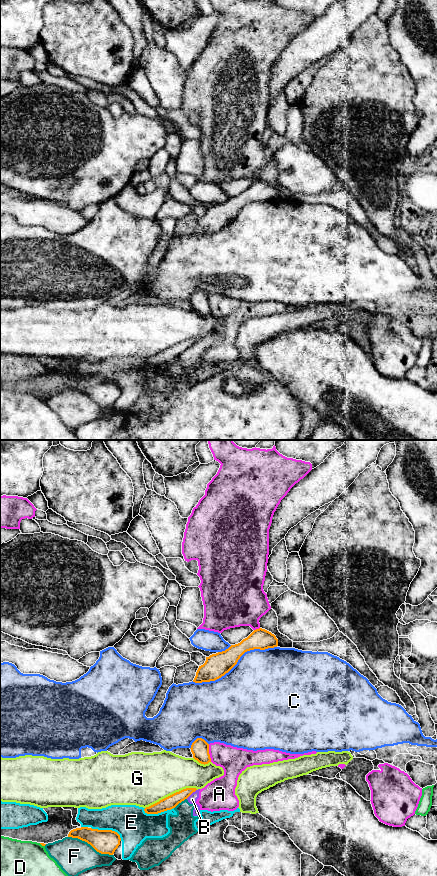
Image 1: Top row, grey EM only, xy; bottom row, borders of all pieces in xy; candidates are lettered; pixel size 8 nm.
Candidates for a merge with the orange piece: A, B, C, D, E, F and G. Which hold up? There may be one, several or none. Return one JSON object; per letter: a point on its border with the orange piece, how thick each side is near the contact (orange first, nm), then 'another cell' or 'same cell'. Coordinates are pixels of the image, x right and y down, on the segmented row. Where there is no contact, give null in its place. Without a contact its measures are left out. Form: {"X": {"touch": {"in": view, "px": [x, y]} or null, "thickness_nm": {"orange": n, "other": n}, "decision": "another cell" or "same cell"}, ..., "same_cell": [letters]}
{"A": {"touch": {"in": "xy", "px": [208, 753]}, "thickness_nm": {"orange": 140, "other": 220}, "decision": "another cell"}, "B": {"touch": {"in": "xy", "px": [191, 793]}, "thickness_nm": {"orange": 110, "other": 70}, "decision": "another cell"}, "C": {"touch": {"in": "xy", "px": [235, 664]}, "thickness_nm": {"orange": 190, "other": 500}, "decision": "another cell"}, "D": {"touch": {"in": "xy", "px": [42, 845]}, "thickness_nm": {"orange": 20, "other": 300}, "decision": "another cell"}, "E": {"touch": {"in": "xy", "px": [108, 830]}, "thickness_nm": {"orange": 190, "other": 280}, "decision": "another cell"}, "F": {"touch": {"in": "xy", "px": [90, 844]}, "thickness_nm": {"orange": 190, "other": 280}, "decision": "another cell"}, "G": {"touch": {"in": "xy", "px": [172, 794]}, "thickness_nm": {"orange": 110, "other": 420}, "decision": "another cell"}, "same_cell": []}

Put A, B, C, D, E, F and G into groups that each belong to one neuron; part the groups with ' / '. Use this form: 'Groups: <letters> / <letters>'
Groups: A B F / C / D / E / G

